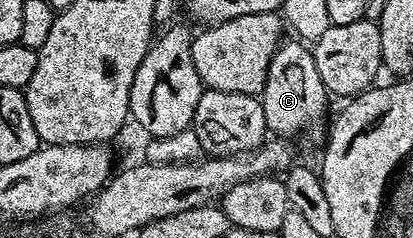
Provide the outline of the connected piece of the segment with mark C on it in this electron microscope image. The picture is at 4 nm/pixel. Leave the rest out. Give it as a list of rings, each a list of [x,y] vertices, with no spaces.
[[[290,38],[277,46],[275,57],[267,69],[267,81],[259,96],[263,105],[263,117],[274,136],[290,137],[289,135],[301,135],[304,131],[309,131],[311,138],[317,139],[320,135],[322,138],[326,126],[325,106],[331,102],[331,96],[325,90],[323,77],[319,77],[312,50],[301,39]]]

